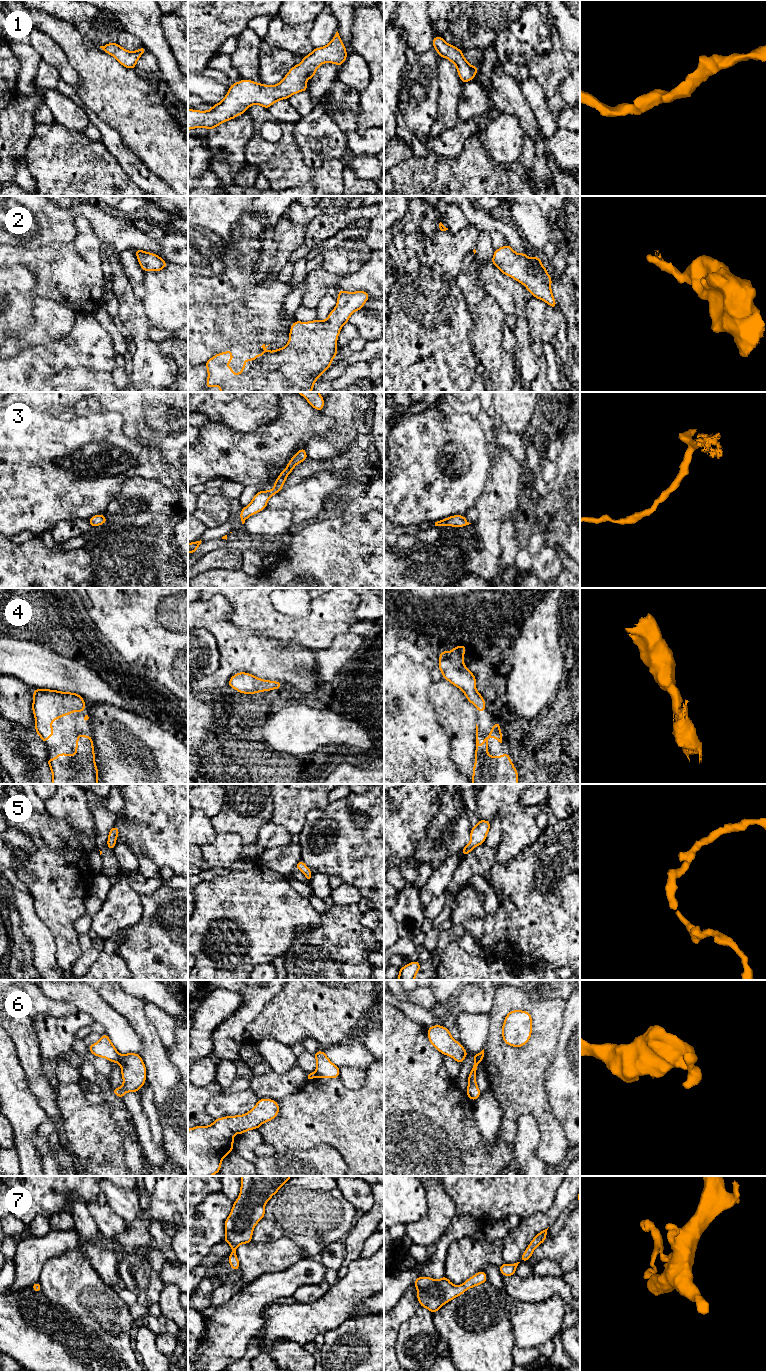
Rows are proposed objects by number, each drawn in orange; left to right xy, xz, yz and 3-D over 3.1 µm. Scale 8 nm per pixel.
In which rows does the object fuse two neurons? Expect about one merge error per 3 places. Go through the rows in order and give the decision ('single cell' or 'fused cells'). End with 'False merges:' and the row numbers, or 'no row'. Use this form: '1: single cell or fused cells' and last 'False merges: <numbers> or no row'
1: single cell
2: single cell
3: single cell
4: single cell
5: single cell
6: fused cells
7: single cell
False merges: 6

